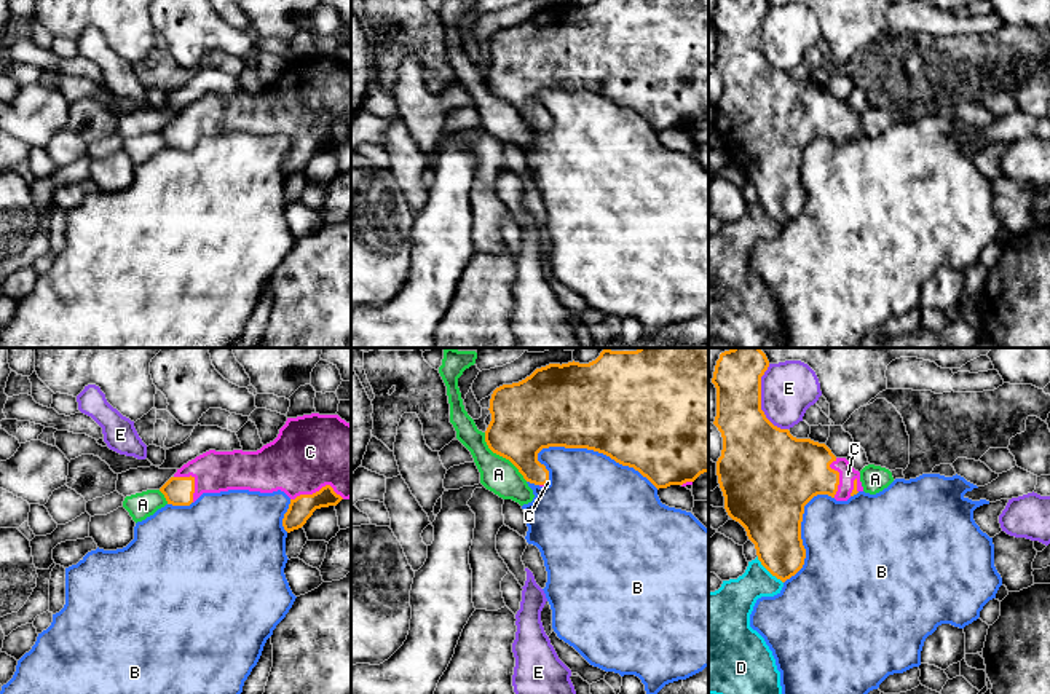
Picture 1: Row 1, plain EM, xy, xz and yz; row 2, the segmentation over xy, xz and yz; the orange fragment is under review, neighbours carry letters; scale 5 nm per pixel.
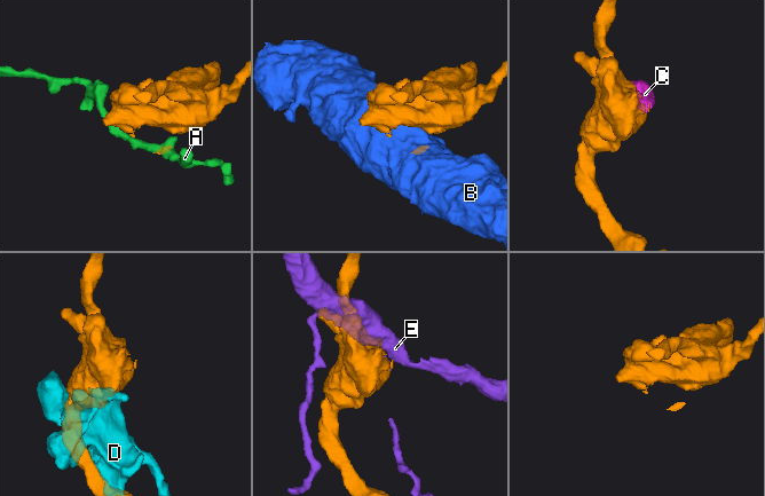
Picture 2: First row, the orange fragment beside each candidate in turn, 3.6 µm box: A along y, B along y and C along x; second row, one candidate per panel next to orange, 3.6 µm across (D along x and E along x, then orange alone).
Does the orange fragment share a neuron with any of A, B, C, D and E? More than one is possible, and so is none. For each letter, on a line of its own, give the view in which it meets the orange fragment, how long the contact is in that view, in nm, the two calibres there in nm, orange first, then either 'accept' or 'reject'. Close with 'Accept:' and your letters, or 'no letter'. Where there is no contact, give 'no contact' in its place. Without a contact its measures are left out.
A: contact in xz; length 340 nm; calibres 360 and 180 nm; reject
B: contact in xz; length 650 nm; calibres 500 and 460 nm; reject
C: contact in xy; length 280 nm; calibres 120 and 380 nm; accept
D: contact in yz; length 190 nm; calibres 280 and 200 nm; reject
E: contact in yz; length 340 nm; calibres 320 and 280 nm; reject
Accept: C

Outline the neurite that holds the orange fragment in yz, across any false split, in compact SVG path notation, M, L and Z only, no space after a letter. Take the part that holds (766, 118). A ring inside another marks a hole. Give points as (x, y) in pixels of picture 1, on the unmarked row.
M768 0L716 3L712 21L716 30L713 67L723 80L716 118L728 158L745 171L761 207L785 225L804 207L806 191L801 182L804 148L817 137L847 144L863 134L863 129L860 115L846 101L836 101L825 86L796 81L788 72L780 72L766 61L761 53L761 19L768 10Z

